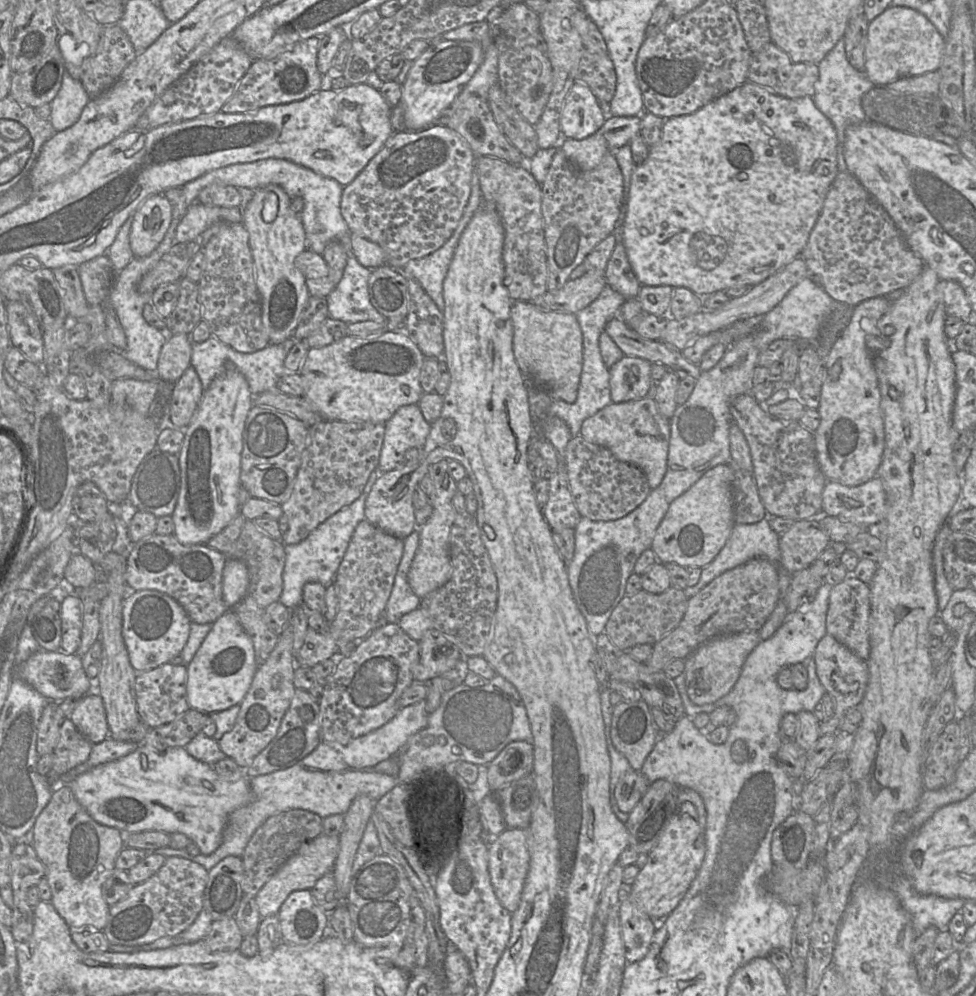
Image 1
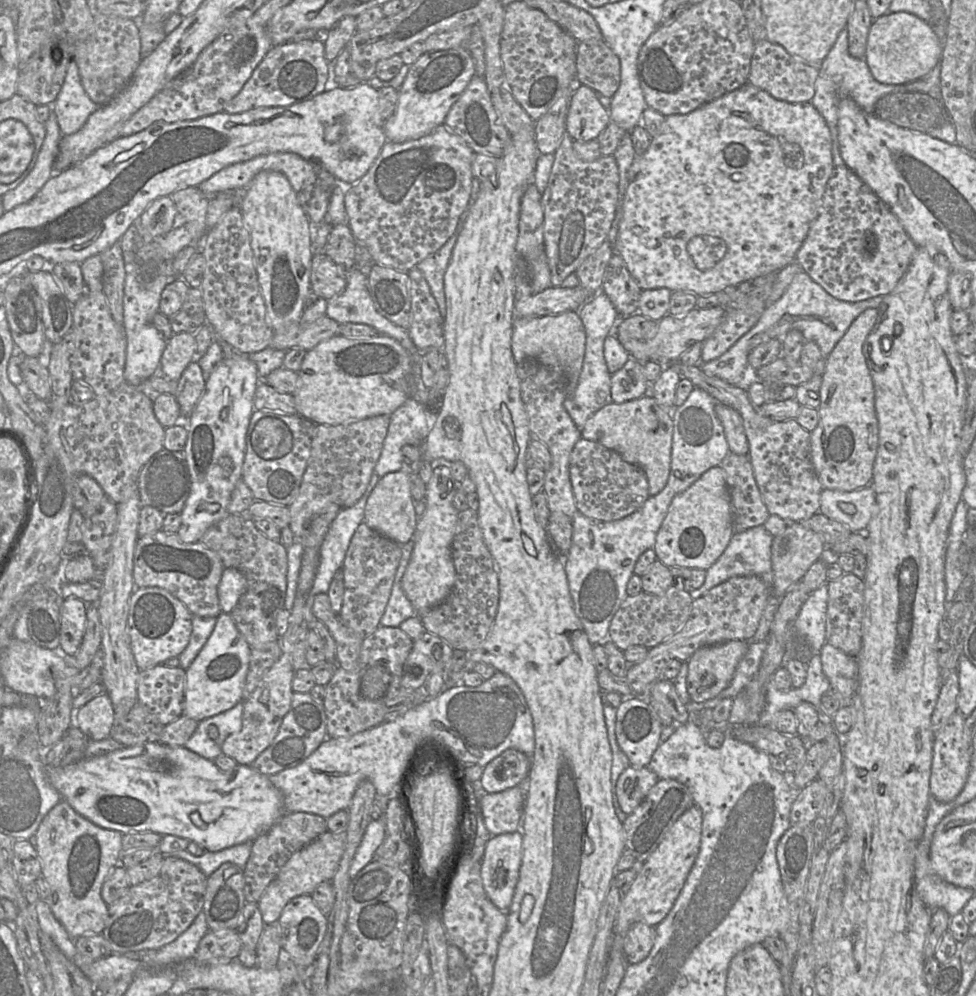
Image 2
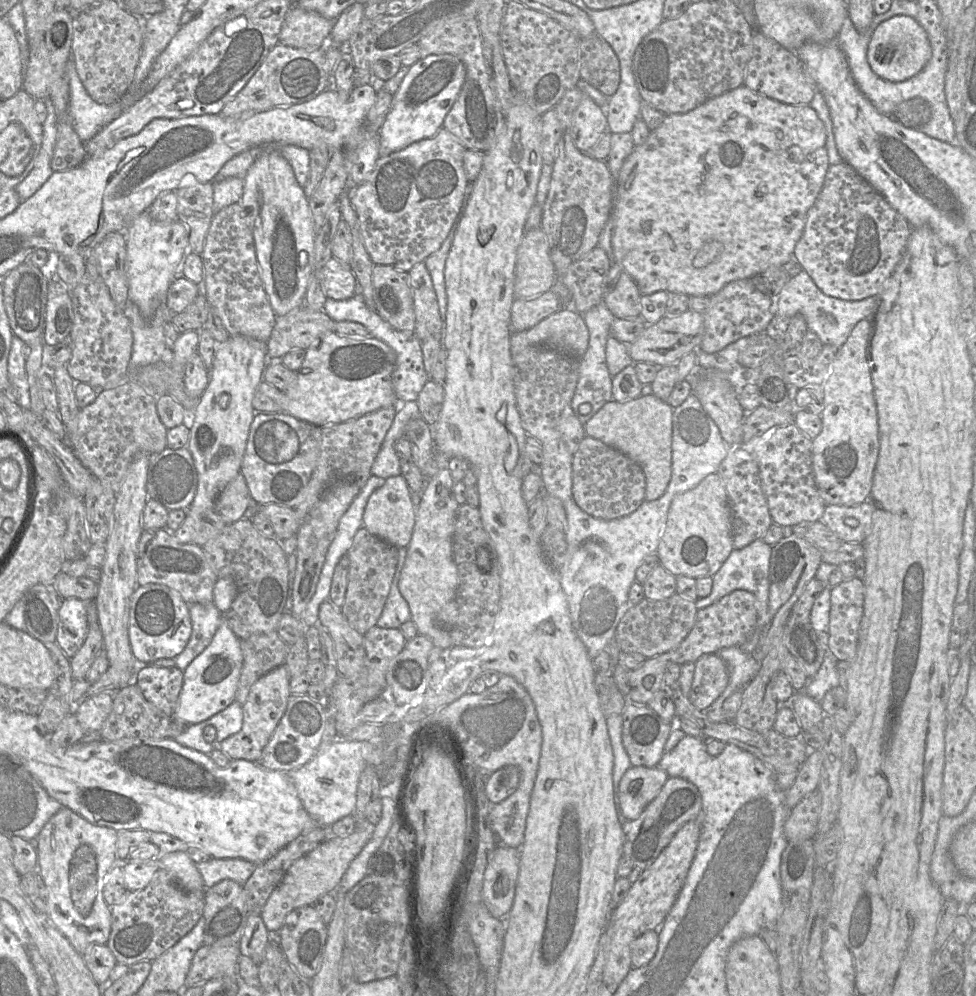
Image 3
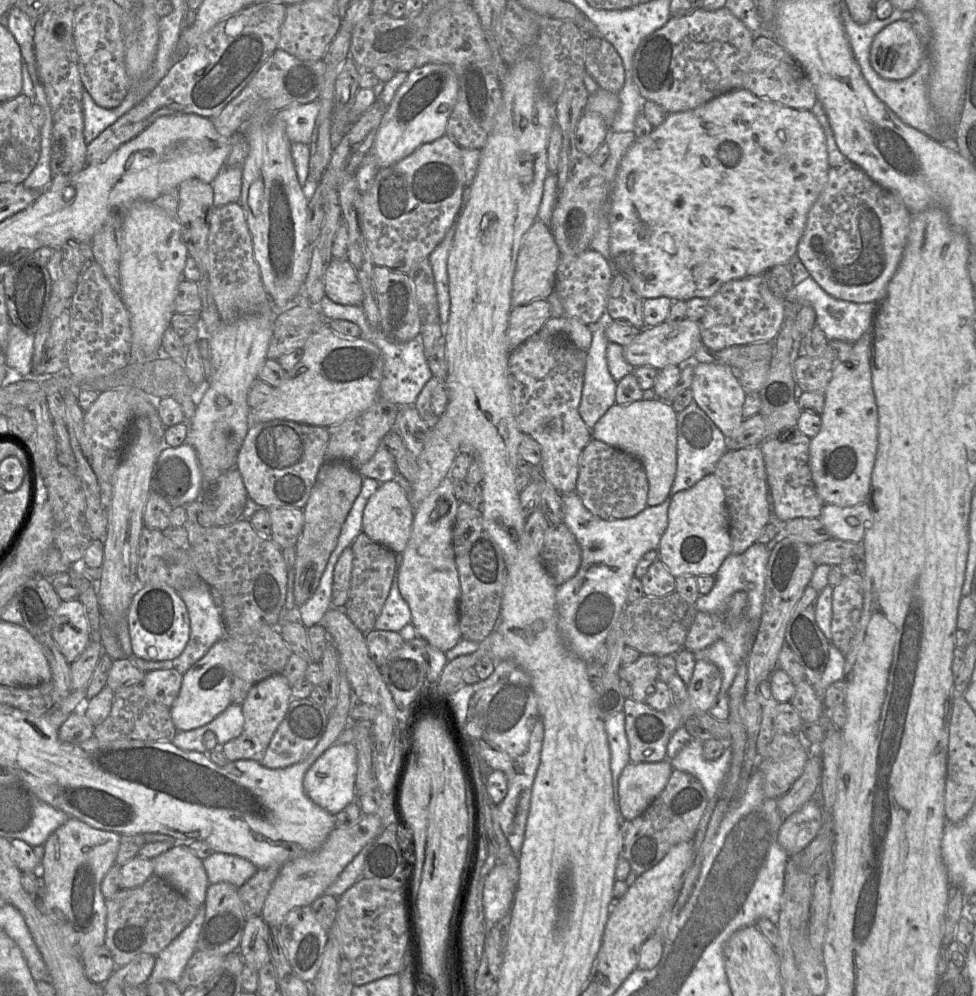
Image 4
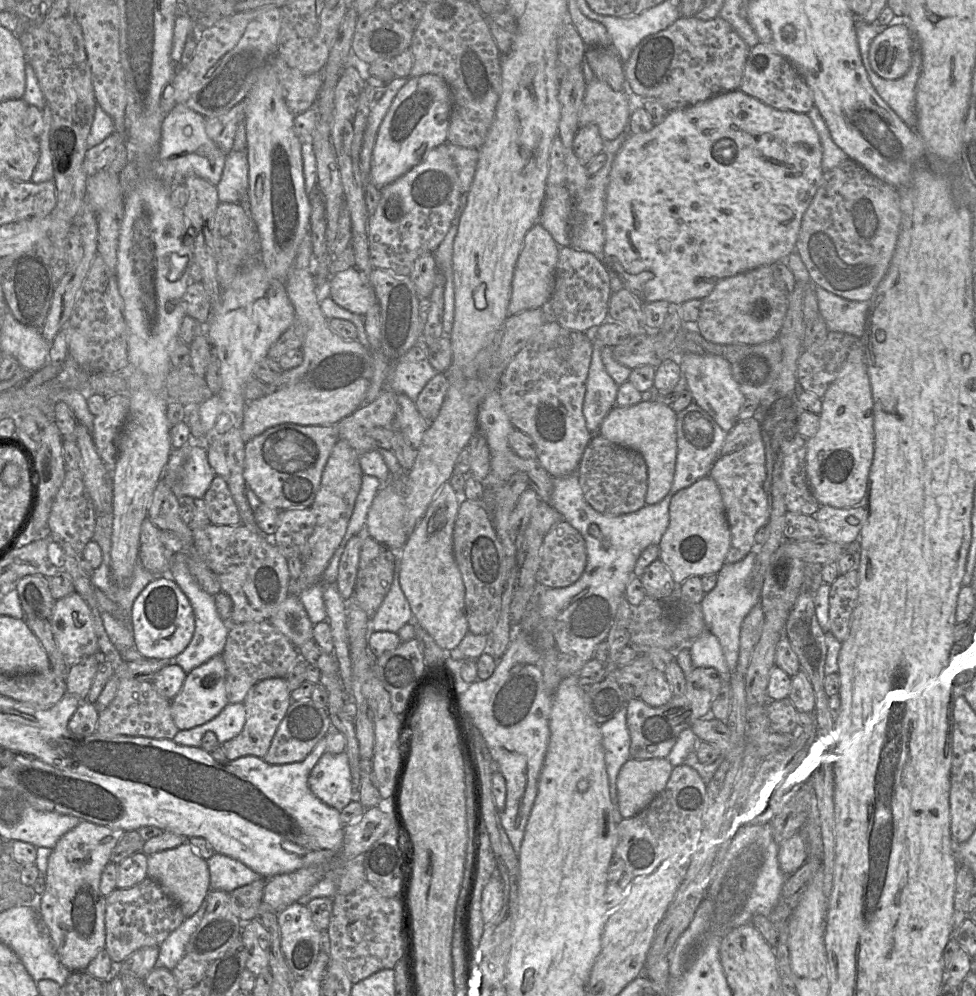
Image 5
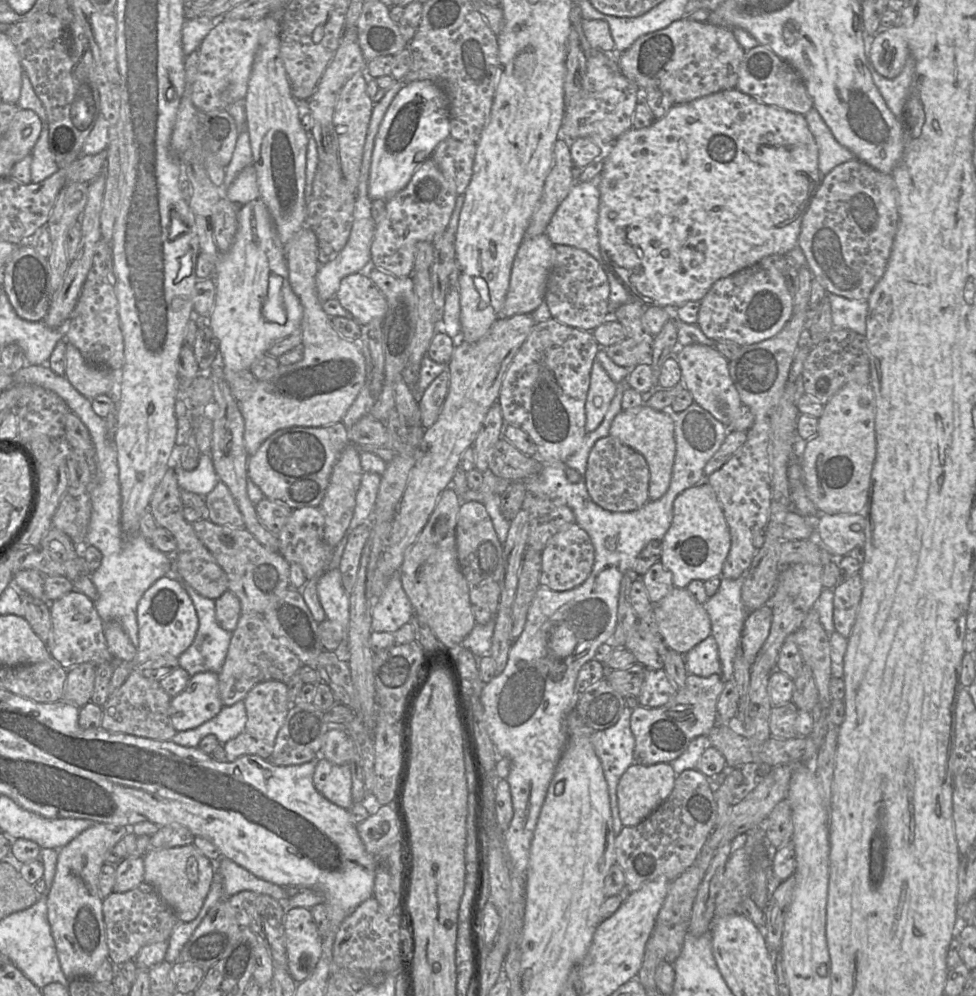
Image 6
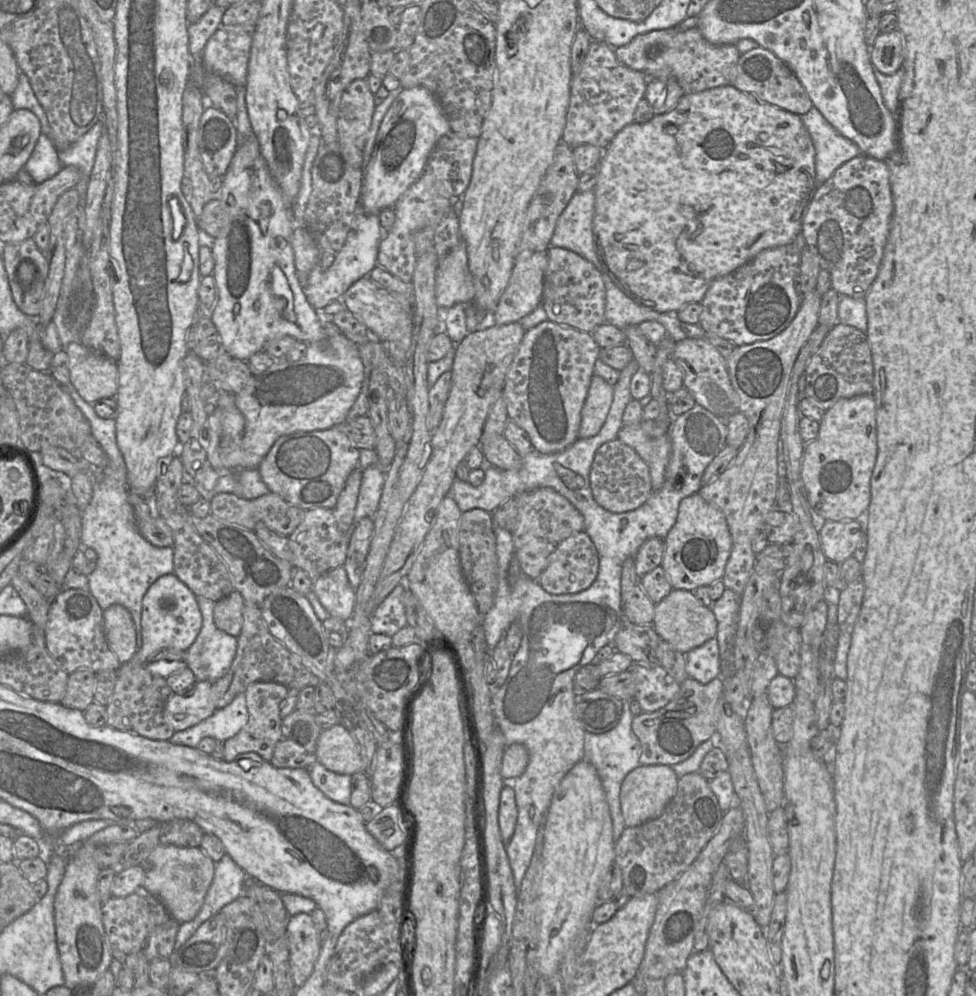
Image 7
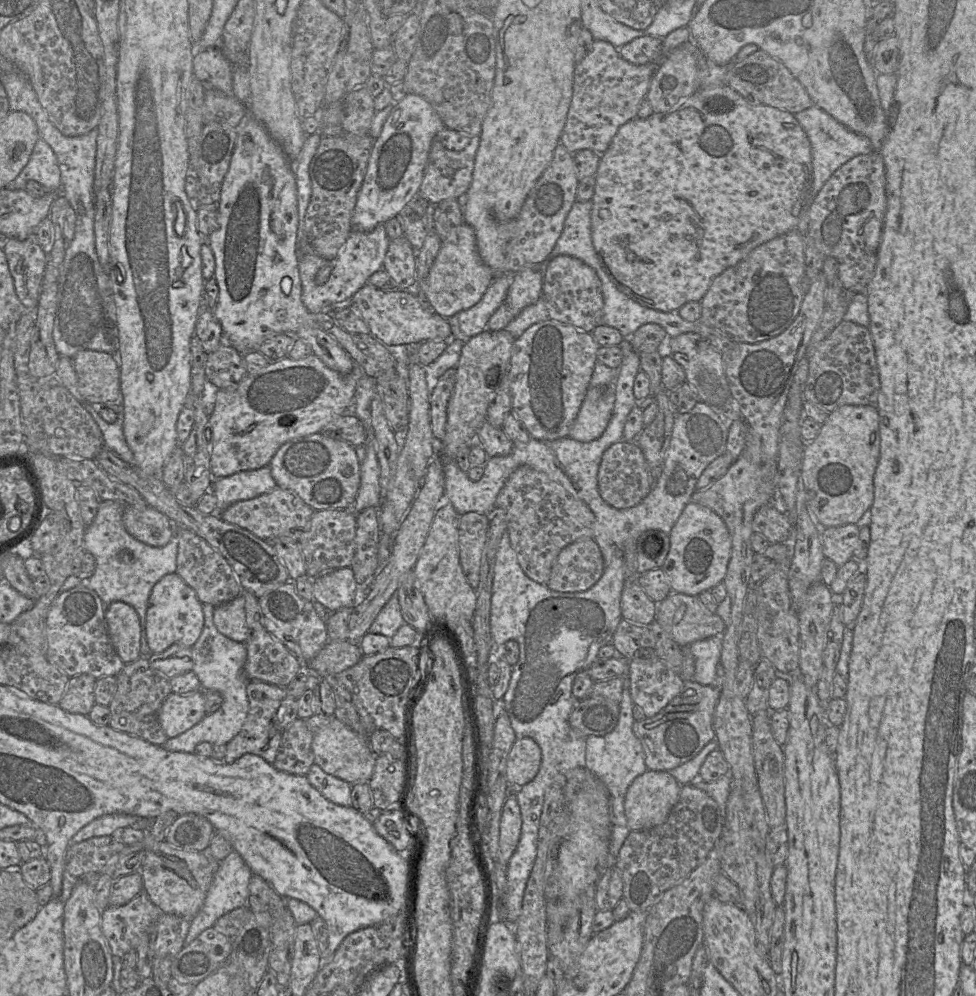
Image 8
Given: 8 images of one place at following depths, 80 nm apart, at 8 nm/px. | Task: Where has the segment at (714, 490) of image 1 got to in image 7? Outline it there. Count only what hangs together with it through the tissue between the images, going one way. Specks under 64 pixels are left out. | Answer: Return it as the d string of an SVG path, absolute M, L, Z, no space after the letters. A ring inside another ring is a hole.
M698 493L681 500L674 526L664 539L661 566L672 588L693 591L721 580L732 549L732 539L724 514Z

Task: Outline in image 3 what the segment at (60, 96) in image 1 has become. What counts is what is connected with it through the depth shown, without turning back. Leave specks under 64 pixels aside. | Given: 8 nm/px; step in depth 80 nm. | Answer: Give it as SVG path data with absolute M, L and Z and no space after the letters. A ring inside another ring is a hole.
M72 57L66 64L66 76L69 83L68 109L73 129L85 143L123 112L123 104L121 100L111 105L95 102L84 88Z

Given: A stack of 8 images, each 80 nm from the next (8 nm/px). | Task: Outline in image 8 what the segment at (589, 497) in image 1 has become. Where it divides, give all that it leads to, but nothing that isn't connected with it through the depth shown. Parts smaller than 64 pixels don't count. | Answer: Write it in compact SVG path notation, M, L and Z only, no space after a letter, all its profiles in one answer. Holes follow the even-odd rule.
M622 439L607 448L598 469L598 490L603 500L616 509L625 509L639 504L651 491L652 479L649 466L636 441Z

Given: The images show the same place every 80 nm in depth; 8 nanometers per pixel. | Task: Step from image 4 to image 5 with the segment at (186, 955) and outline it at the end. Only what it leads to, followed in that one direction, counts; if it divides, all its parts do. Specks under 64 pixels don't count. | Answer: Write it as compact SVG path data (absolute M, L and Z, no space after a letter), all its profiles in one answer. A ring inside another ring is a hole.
M205 898L198 911L190 918L186 918L160 945L156 967L163 967L170 971L175 969L185 956L187 944L200 924L206 912L207 905Z

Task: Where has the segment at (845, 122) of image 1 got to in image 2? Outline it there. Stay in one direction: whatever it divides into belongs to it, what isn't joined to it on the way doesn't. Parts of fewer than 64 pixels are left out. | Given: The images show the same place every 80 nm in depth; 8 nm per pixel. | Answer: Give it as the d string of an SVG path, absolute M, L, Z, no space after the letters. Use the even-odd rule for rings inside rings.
M843 28L834 45L824 60L818 64L819 75L815 82L815 95L811 103L825 119L832 138L832 155L835 167L845 165L839 148L838 109L840 102L845 98L851 98L856 104L869 114L874 114L876 102L890 93L919 92L930 95L943 103L941 93L941 60L923 78L909 83L891 85L878 82L867 65L866 59L855 58L848 50L848 30Z

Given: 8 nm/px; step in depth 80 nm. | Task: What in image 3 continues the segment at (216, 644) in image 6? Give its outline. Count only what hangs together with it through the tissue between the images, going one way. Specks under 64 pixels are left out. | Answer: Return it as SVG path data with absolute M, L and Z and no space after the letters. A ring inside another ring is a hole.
M214 602L189 604L192 633L185 649L175 658L175 667L185 671L191 662L211 643L222 621Z

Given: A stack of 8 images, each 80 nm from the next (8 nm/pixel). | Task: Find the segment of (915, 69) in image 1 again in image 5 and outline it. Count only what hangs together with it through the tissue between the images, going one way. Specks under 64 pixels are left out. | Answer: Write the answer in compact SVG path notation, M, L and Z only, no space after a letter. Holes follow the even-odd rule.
M904 24L887 27L871 42L869 62L883 79L895 80L905 75L911 60L911 31Z

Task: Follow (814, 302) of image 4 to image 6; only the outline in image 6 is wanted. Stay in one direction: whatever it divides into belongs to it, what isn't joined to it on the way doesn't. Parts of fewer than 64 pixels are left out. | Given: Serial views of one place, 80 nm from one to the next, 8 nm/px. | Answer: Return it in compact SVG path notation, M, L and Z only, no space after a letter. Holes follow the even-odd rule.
M827 293L831 304L833 329L848 329L858 334L866 334L868 300L848 299Z

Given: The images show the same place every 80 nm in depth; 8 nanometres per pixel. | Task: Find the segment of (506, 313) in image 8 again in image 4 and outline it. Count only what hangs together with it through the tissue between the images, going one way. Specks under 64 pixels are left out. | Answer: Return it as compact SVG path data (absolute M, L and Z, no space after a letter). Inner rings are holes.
M540 220L533 223L525 234L513 278L512 307L523 306L535 300L547 299L554 291L556 271L561 254L550 227Z

